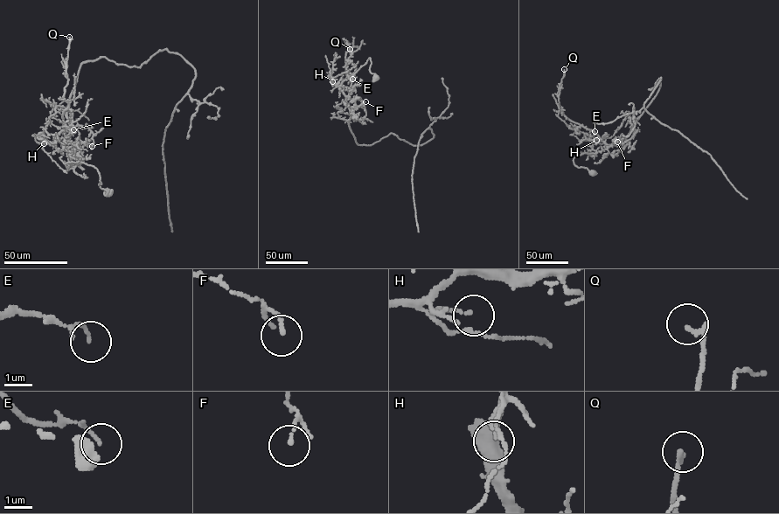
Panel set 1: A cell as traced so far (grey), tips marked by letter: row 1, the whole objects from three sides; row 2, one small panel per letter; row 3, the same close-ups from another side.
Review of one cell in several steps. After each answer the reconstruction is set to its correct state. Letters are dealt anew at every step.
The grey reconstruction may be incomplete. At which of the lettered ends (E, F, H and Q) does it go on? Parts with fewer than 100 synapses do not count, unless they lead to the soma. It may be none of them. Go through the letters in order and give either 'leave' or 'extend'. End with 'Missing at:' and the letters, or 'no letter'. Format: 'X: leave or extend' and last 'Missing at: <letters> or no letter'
E: leave
F: leave
H: leave
Q: leave
Missing at: no letter

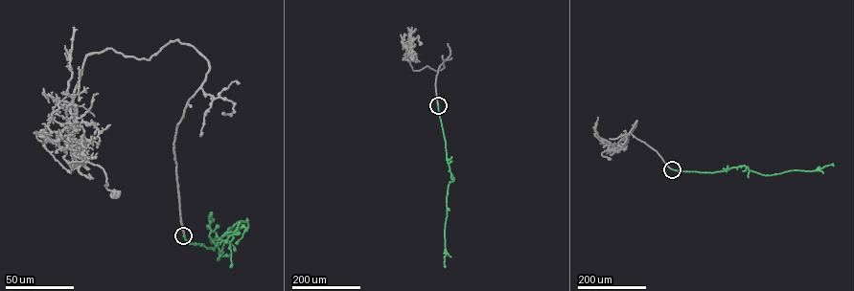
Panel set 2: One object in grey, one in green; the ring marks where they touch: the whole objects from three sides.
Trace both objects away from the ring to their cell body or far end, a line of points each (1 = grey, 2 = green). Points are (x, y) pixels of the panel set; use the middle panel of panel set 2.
1: (438, 105), (436, 76), (444, 66), (414, 71), (408, 51), (418, 35), (421, 43)
2: (438, 105), (446, 158), (453, 180), (449, 183), (446, 197), (445, 267)

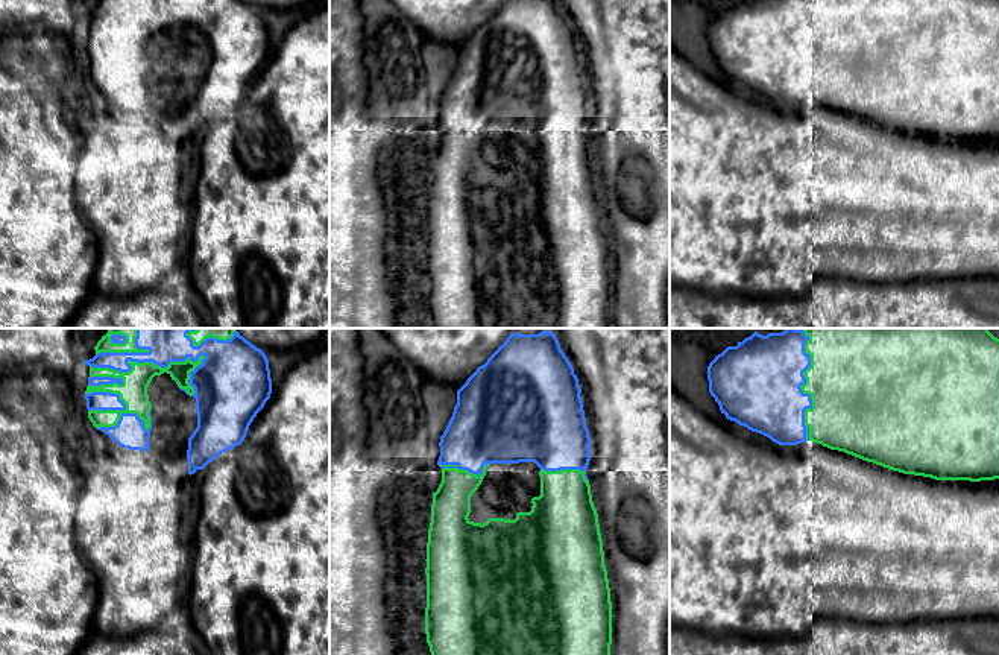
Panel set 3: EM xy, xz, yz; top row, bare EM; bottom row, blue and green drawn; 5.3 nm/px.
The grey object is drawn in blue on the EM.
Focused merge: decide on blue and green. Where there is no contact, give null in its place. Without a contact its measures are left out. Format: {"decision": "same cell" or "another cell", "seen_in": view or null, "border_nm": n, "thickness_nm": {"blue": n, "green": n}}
{"decision": "same cell", "seen_in": "xy", "border_nm": 600, "thickness_nm": {"blue": 140, "green": 150}}

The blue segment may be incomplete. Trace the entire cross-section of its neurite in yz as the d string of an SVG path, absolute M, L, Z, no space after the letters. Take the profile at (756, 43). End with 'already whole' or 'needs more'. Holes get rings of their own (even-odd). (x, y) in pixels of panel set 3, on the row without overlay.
M742 0L727 6L707 26L709 52L727 79L779 105L812 100L903 134L935 140L999 138L999 0Z; needs more

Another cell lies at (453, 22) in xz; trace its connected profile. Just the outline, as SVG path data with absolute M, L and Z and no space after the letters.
M392 0L425 35L457 50L506 0Z

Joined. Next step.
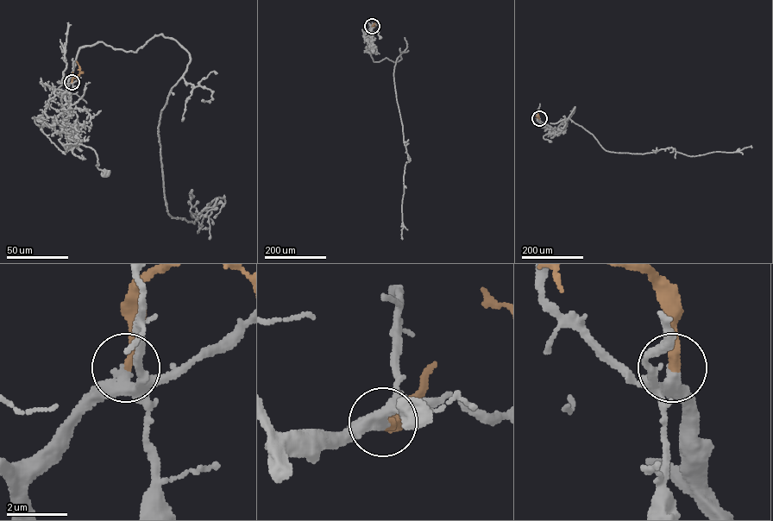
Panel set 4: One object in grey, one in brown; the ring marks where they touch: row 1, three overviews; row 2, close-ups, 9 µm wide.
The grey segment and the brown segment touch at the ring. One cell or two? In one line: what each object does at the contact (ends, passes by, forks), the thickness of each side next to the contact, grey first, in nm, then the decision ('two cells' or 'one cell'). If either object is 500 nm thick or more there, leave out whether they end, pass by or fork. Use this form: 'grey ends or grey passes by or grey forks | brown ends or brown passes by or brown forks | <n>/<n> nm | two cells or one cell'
grey forks | brown ends | 320/320 nm | one cell

